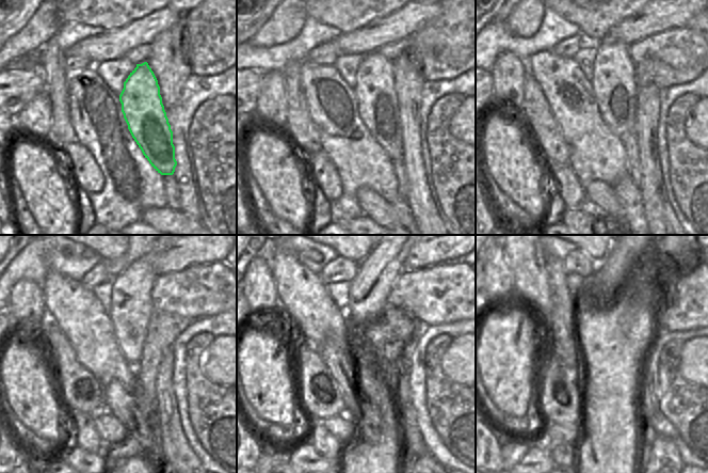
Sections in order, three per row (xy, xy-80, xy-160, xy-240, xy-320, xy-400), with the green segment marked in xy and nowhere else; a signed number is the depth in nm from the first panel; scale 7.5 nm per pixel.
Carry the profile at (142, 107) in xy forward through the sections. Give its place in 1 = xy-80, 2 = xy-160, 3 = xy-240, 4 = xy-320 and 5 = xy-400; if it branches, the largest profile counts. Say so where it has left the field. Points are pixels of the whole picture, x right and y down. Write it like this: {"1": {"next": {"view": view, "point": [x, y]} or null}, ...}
{"1": {"next": {"view": "xy-80", "point": [377, 106]}}, "2": {"next": {"view": "xy-160", "point": [614, 85]}}, "3": {"next": {"view": "xy-240", "point": [130, 327]}}, "4": {"next": {"view": "xy-320", "point": [379, 271]}}, "5": {"next": {"view": "xy-400", "point": [622, 266]}}}

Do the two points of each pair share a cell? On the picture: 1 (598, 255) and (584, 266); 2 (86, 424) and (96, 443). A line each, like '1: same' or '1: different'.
1: different
2: same

